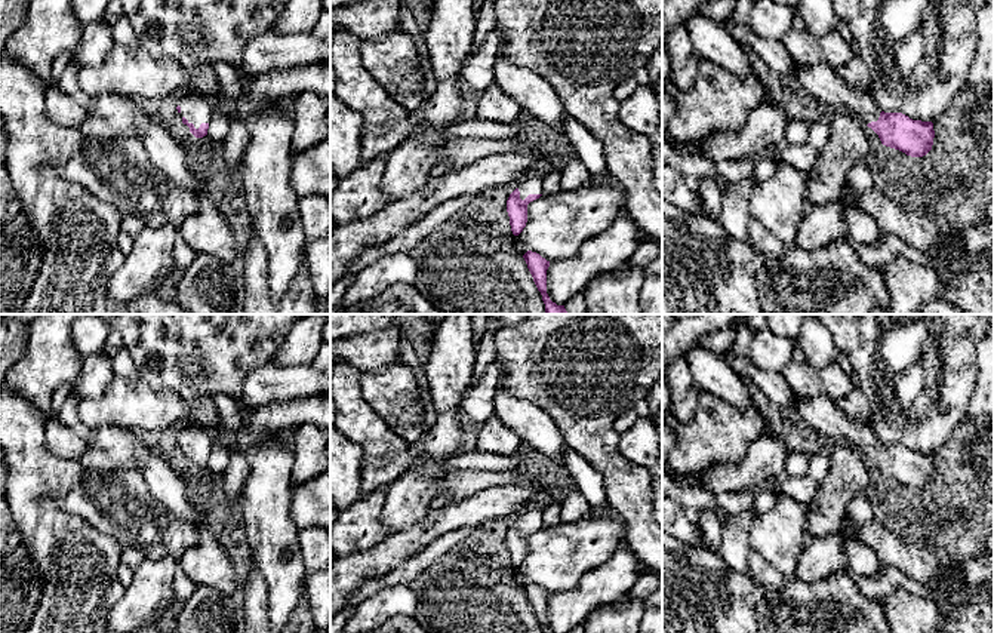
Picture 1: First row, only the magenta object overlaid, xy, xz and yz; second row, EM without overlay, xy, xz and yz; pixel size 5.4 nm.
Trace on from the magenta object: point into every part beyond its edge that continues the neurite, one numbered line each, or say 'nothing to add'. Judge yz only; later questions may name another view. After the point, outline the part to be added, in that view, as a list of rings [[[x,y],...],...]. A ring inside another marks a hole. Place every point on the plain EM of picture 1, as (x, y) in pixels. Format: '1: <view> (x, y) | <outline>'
1: yz (822, 414) | [[[794,394],[793,411],[812,428],[815,428],[824,442],[843,442],[858,448],[867,458],[877,454],[880,439],[868,422],[849,418],[840,411],[837,402],[828,396],[803,397]]]

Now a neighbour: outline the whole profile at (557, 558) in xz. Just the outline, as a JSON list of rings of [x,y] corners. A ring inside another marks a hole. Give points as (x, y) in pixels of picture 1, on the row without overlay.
[[[587,516],[541,528],[527,537],[526,559],[511,578],[520,589],[532,583],[550,594],[569,591],[587,572],[612,559],[624,534],[619,517]]]

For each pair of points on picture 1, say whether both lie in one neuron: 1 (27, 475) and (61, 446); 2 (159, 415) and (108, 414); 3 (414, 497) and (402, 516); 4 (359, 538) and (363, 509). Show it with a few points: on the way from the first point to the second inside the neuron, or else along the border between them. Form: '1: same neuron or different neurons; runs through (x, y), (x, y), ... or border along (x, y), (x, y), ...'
1: different neurons; border along (46, 418), (46, 446), (55, 454), (76, 460)
2: same neuron; runs through (147, 414), (120, 414)
3: same neuron; runs through (409, 501), (402, 512)
4: same neuron; runs through (359, 531), (363, 516)

